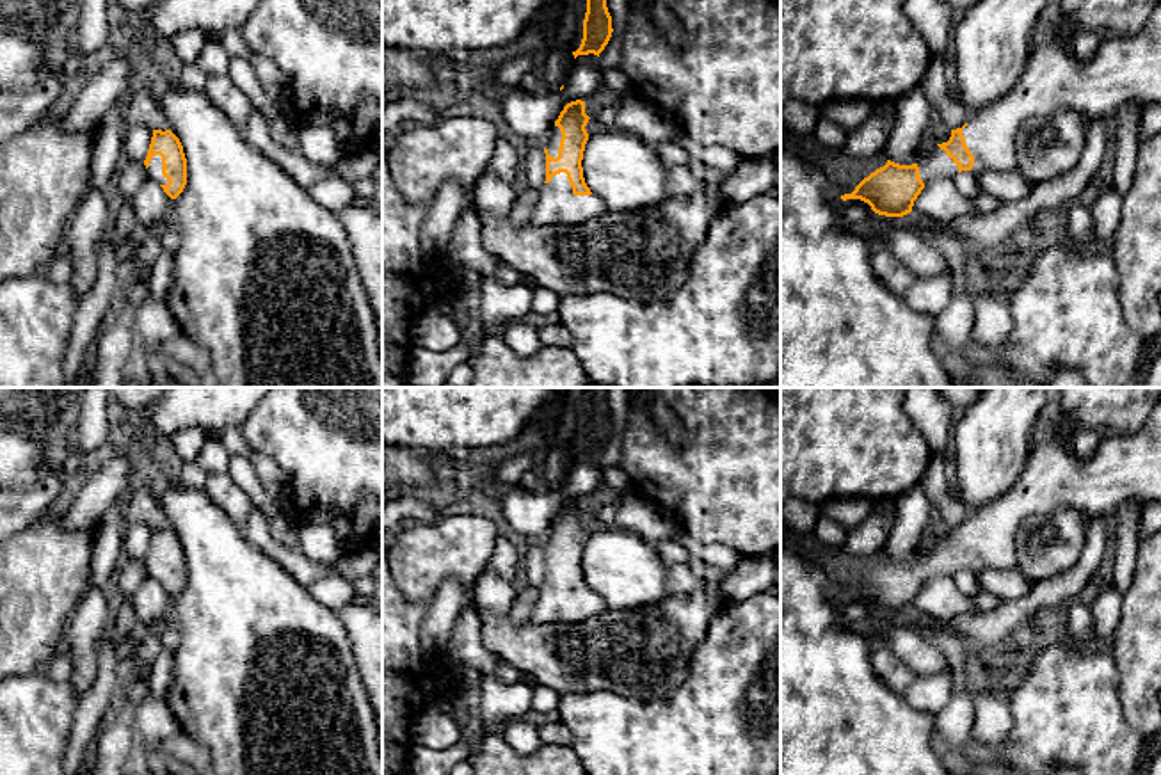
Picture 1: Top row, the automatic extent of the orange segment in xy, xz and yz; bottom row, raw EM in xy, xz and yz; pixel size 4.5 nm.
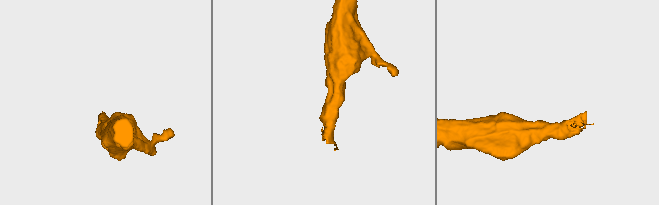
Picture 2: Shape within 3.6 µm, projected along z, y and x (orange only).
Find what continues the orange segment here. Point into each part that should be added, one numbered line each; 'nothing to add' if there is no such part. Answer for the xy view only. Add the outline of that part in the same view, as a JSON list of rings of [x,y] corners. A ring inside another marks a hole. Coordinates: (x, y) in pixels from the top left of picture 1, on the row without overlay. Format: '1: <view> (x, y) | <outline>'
1: xy (155, 566) | [[[155,553],[148,565],[149,578],[155,578],[158,583],[167,583],[169,578],[162,572],[162,567],[162,555]]]

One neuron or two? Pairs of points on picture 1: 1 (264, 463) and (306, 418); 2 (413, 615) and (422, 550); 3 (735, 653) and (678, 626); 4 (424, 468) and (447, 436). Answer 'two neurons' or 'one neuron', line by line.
1: two neurons
2: two neurons
3: two neurons
4: two neurons

